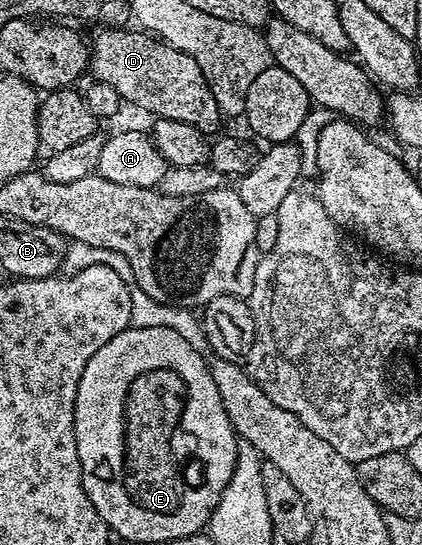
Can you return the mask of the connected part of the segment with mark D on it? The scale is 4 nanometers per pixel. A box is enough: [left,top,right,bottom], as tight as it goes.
[89,26,221,134]

